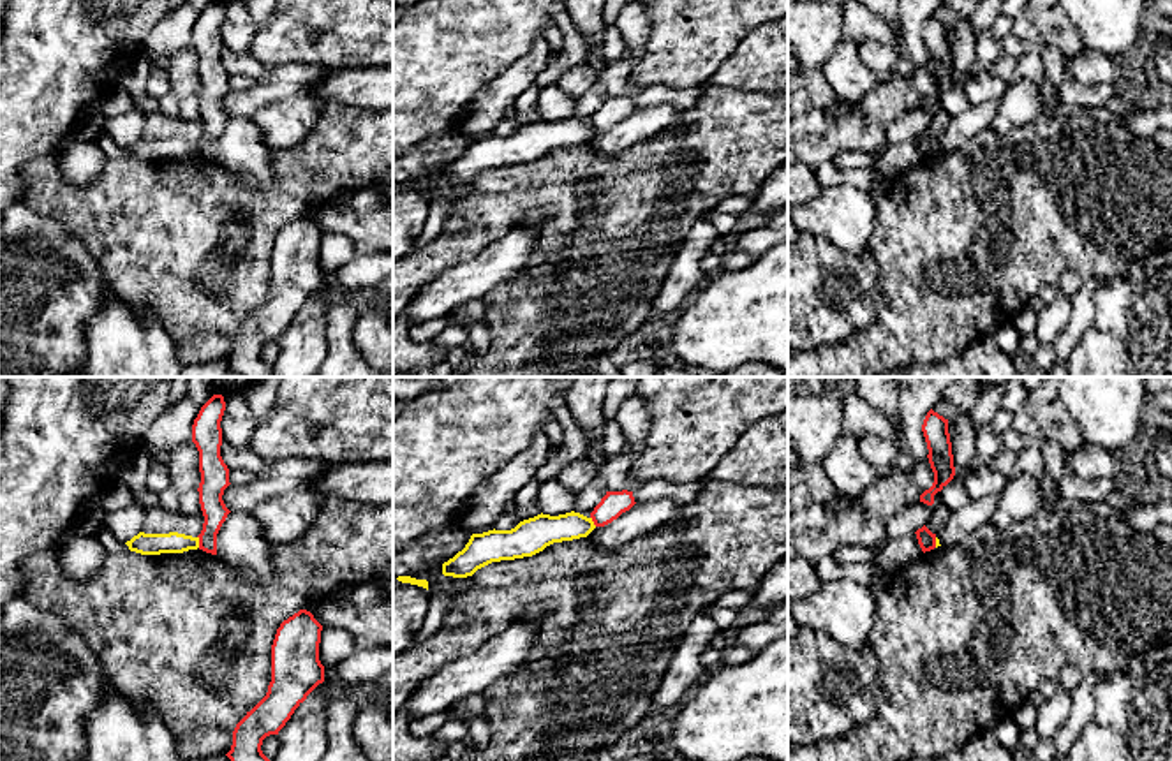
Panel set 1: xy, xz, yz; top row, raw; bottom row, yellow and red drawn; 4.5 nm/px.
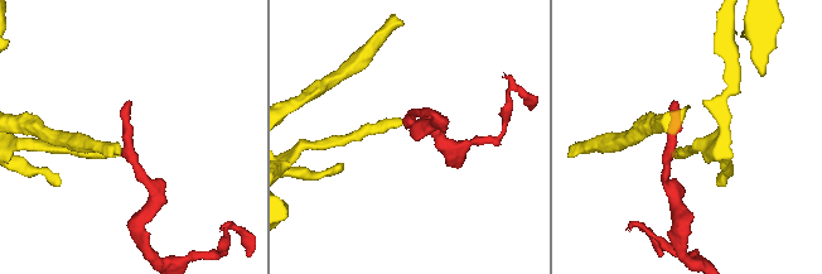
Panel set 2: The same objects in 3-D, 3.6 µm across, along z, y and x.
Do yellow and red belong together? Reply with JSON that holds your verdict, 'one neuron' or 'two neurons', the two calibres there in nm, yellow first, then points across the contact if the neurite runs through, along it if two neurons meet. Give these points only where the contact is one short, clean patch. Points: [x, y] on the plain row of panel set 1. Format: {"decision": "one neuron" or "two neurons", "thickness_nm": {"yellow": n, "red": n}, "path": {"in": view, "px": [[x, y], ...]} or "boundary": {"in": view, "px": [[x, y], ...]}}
{"decision": "two neurons", "thickness_nm": {"yellow": 100, "red": 110}, "boundary": {"in": "xy", "px": [[198, 141], [200, 152]]}}

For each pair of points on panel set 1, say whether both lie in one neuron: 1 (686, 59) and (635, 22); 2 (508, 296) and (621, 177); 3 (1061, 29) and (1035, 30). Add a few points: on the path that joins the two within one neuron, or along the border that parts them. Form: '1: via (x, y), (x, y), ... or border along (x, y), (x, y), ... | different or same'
1: border along (649, 18), (649, 37), (631, 69) | different
2: via (540, 273), (605, 208) | same
3: via (1054, 29), (1042, 29) | same

